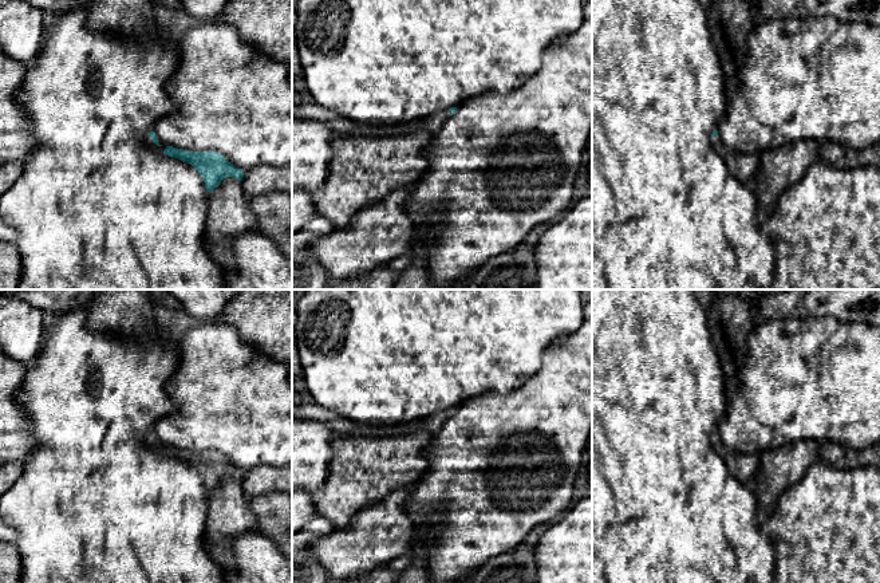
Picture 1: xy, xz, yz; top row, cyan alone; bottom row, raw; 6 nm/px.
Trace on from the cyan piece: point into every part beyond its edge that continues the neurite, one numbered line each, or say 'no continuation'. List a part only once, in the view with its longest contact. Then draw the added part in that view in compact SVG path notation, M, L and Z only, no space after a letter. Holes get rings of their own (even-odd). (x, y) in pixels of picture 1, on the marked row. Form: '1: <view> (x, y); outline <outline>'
1: xy (148, 138); outline M146 135L146 137L145 137L145 142L146 142L147 146L150 146L151 149L154 149L154 150L157 150L157 151L159 151L159 153L163 153L165 149L166 149L166 146L158 146L158 145L155 145L155 143L153 142L153 139L151 139L150 135Z

